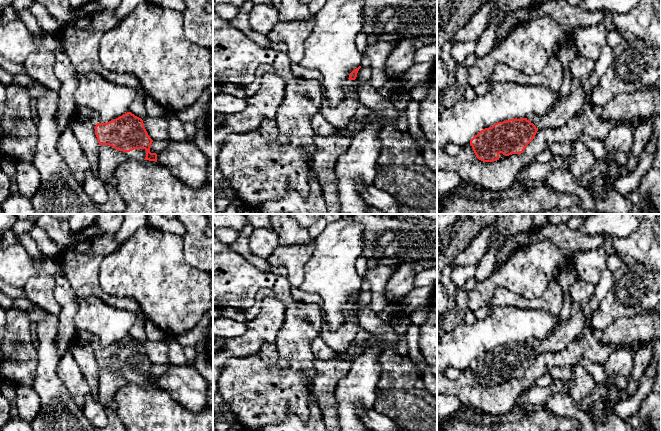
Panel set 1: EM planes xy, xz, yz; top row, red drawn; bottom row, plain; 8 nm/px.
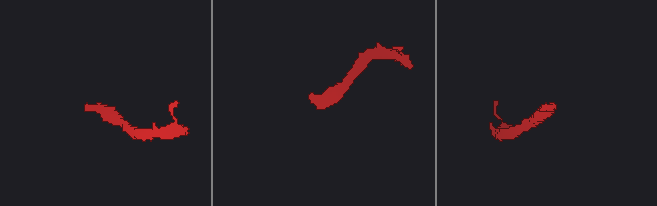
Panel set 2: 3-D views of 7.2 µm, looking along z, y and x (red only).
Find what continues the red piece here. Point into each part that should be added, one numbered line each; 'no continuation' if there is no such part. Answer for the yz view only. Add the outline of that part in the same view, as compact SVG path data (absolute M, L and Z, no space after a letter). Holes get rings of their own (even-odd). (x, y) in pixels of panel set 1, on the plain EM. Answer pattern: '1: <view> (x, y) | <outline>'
1: yz (571, 329) | M576 306L570 318L553 330L545 340L530 339L527 342L538 354L544 352L559 352L564 350L573 340L579 338L584 331L585 315L579 306Z

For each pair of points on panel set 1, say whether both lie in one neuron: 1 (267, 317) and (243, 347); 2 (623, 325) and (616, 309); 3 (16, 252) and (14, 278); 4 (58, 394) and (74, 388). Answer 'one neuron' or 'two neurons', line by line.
1: one neuron
2: two neurons
3: one neuron
4: two neurons

